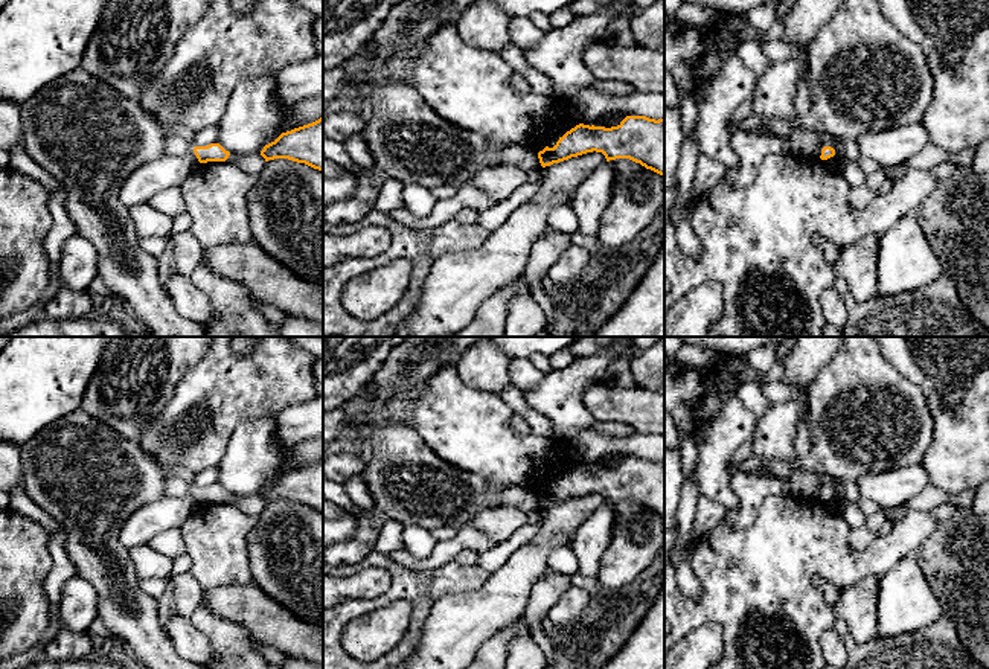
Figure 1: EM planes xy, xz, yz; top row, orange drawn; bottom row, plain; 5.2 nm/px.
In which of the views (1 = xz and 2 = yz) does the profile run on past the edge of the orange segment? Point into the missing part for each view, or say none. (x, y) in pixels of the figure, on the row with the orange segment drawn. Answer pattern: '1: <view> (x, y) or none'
1: none
2: none

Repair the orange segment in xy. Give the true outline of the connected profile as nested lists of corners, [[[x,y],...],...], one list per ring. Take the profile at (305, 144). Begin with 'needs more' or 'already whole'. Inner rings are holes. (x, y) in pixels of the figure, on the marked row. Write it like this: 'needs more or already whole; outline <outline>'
already whole; outline [[[323,116],[312,123],[282,133],[264,146],[261,155],[265,162],[288,158],[323,172]]]

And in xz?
already whole; outline [[[626,116],[617,126],[605,128],[579,123],[567,131],[553,148],[546,146],[538,152],[543,168],[568,160],[587,152],[602,152],[607,158],[629,158],[664,177],[664,119],[649,119],[646,116]]]

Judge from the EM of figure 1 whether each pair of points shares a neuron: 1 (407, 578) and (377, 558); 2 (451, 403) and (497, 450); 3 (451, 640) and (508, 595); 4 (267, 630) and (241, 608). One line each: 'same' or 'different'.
1: same
2: same
3: same
4: same

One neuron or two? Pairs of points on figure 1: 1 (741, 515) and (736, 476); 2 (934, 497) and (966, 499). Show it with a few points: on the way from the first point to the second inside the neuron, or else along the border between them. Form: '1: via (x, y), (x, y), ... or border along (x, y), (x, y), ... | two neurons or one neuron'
1: via (745, 506), (744, 485) | one neuron
2: via (942, 497), (959, 499) | one neuron

